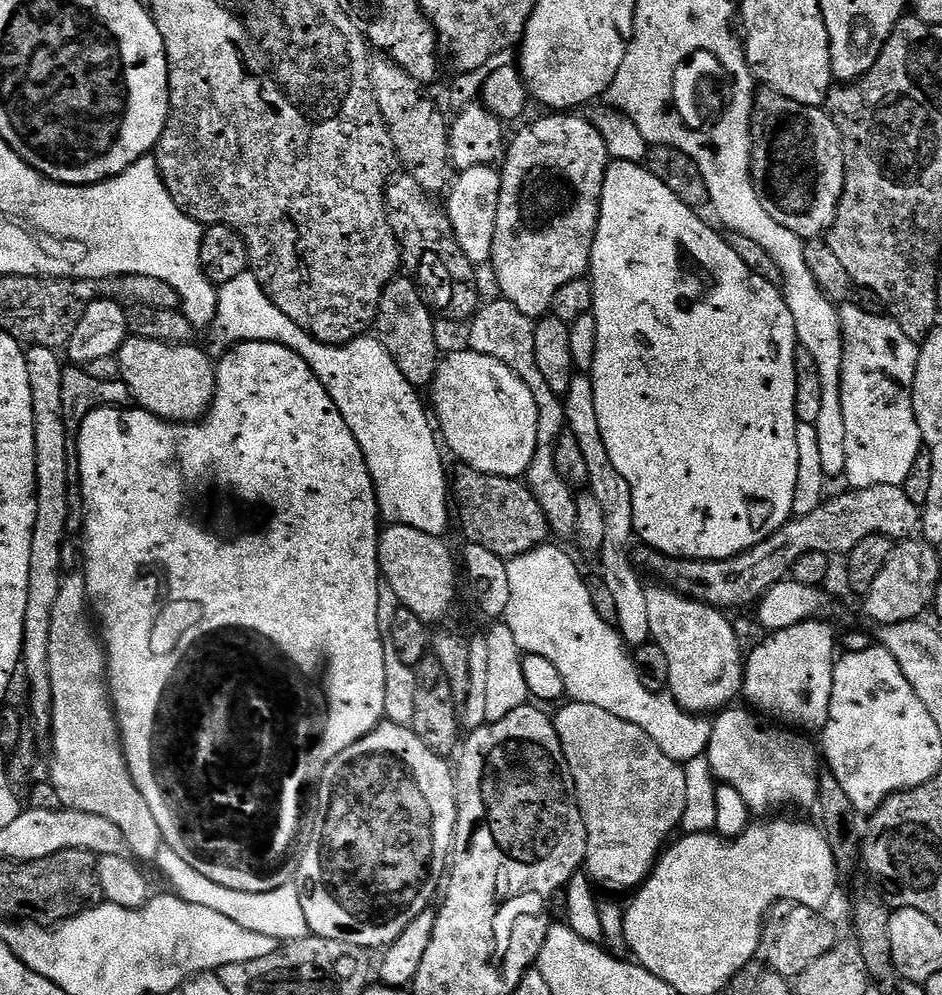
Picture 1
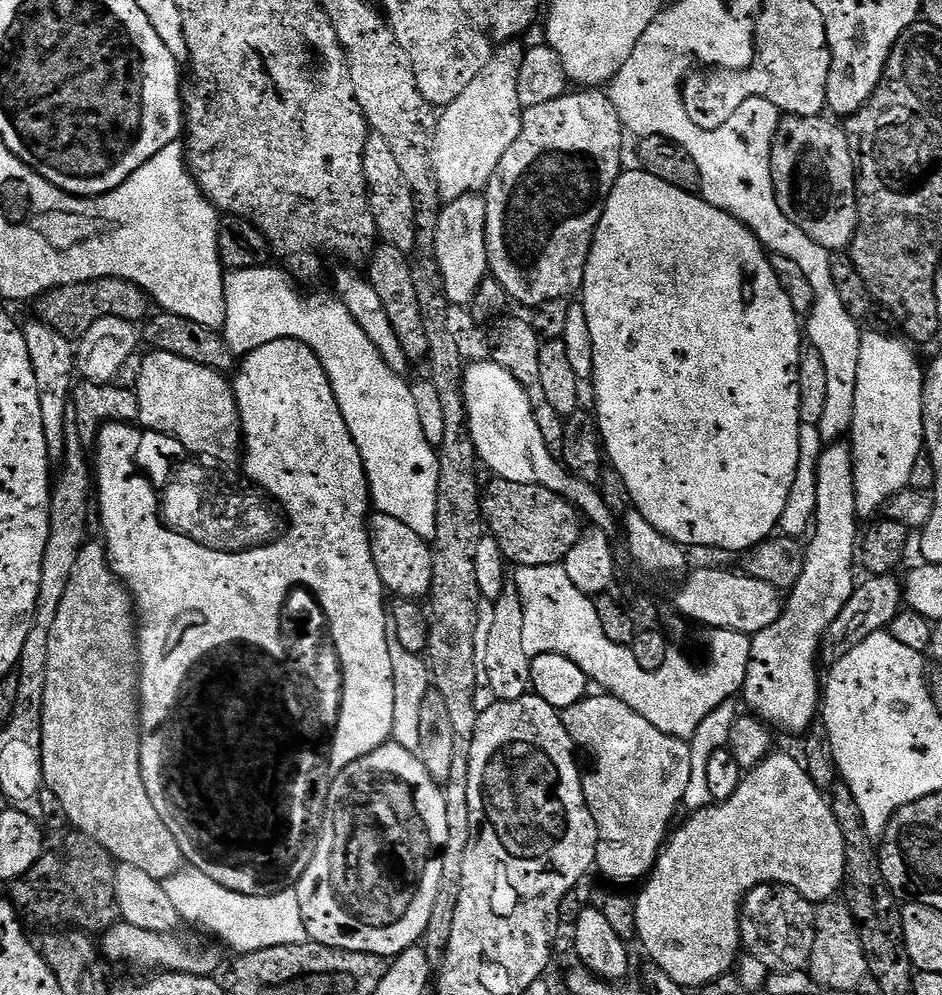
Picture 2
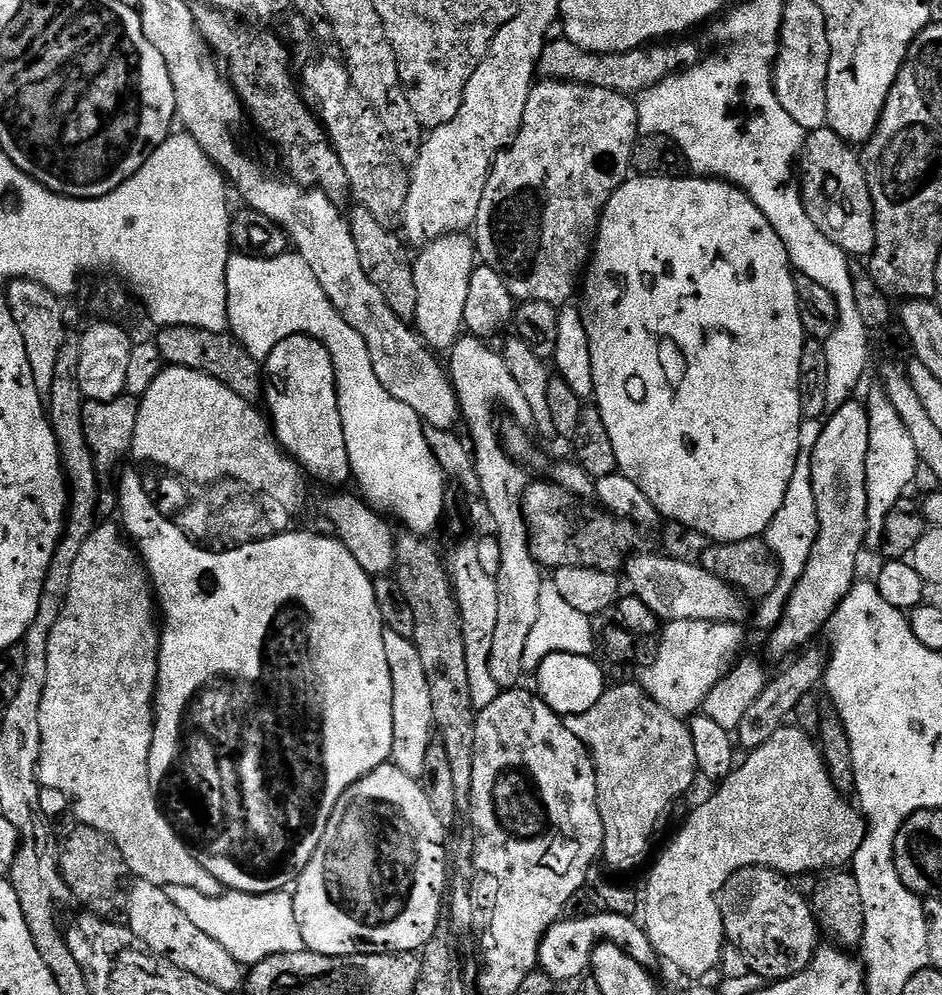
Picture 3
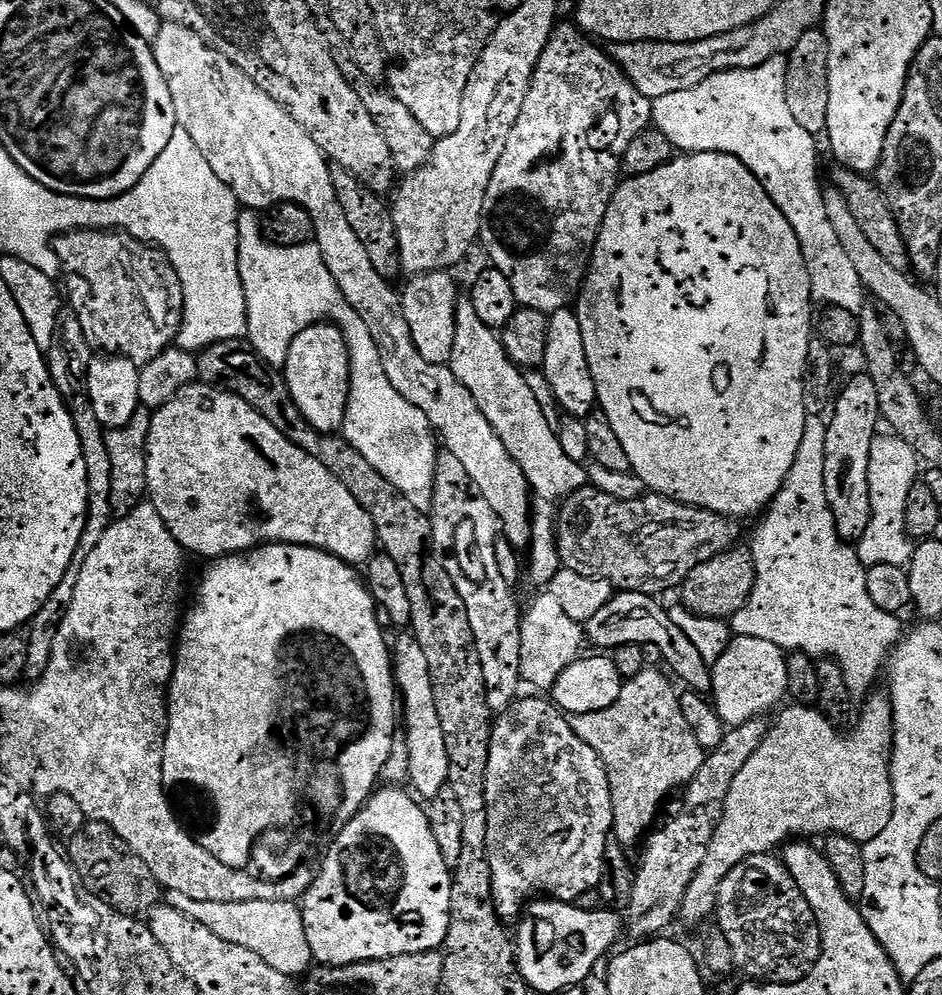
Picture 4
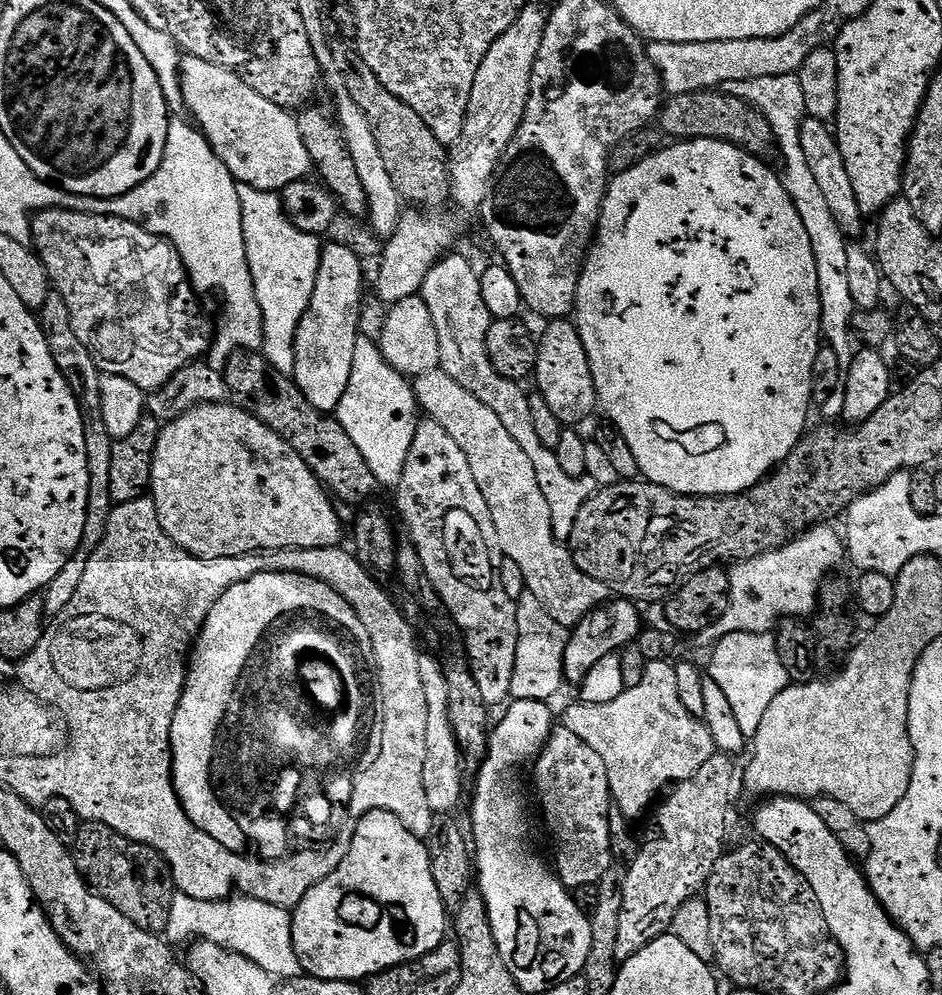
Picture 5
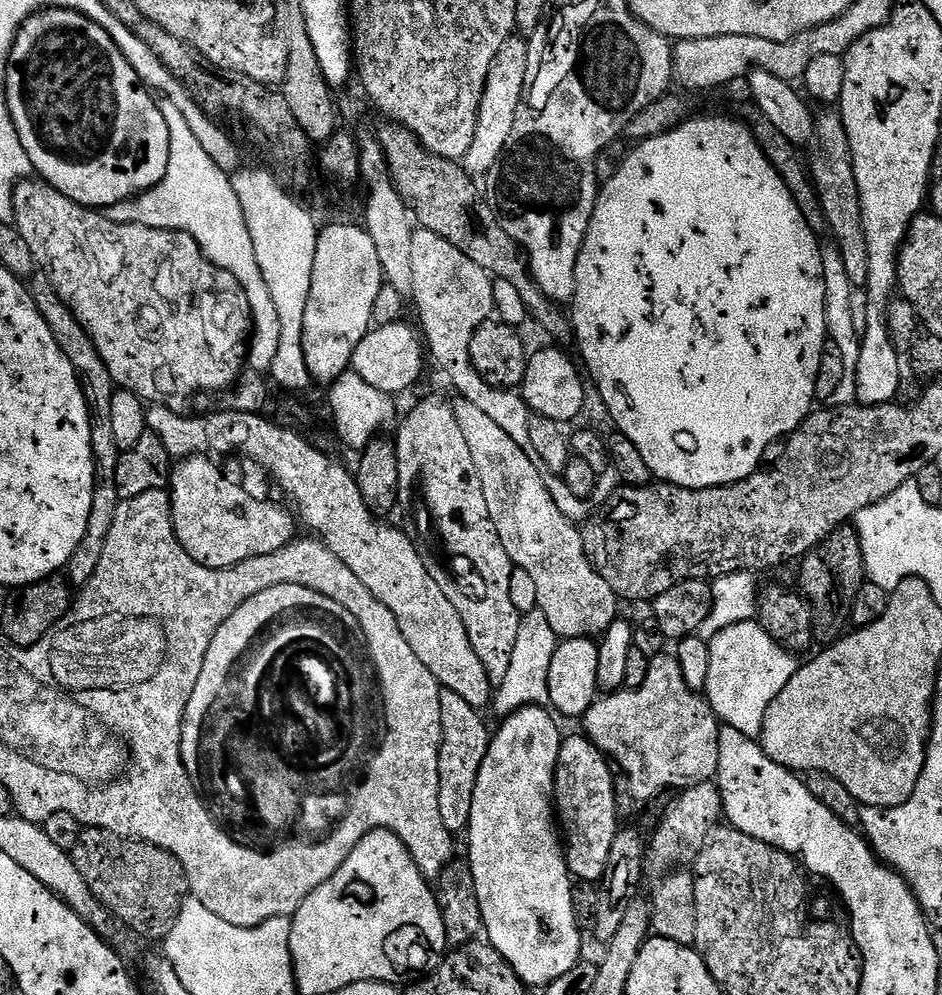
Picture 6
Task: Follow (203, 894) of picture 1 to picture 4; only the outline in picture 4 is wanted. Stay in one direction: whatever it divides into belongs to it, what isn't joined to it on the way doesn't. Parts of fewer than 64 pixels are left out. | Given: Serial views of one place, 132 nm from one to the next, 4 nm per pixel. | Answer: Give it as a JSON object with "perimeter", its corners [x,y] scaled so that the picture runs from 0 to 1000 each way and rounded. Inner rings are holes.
{"perimeter":[[[178,896],[176,907],[185,911],[185,915],[193,915],[193,919],[227,935],[231,943],[261,951],[261,955],[274,959],[274,963],[304,982],[322,982],[332,972],[331,956],[325,947],[323,919],[311,907],[210,907],[188,896]]]}

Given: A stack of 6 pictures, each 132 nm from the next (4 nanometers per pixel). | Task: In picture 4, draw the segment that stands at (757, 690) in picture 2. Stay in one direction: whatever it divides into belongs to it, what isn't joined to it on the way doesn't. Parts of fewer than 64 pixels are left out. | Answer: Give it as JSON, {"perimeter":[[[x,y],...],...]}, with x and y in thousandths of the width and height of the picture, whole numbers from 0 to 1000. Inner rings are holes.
{"perimeter":[[[920,376],[904,378],[900,382],[904,391],[893,389],[886,399],[885,406],[892,409],[892,418],[878,423],[877,436],[877,505],[881,505],[881,513],[885,517],[887,532],[893,544],[908,544],[919,527],[921,505],[919,502],[919,483],[921,481],[921,465],[924,464],[924,448],[931,441],[930,425],[935,425],[932,408],[931,389]]]}

